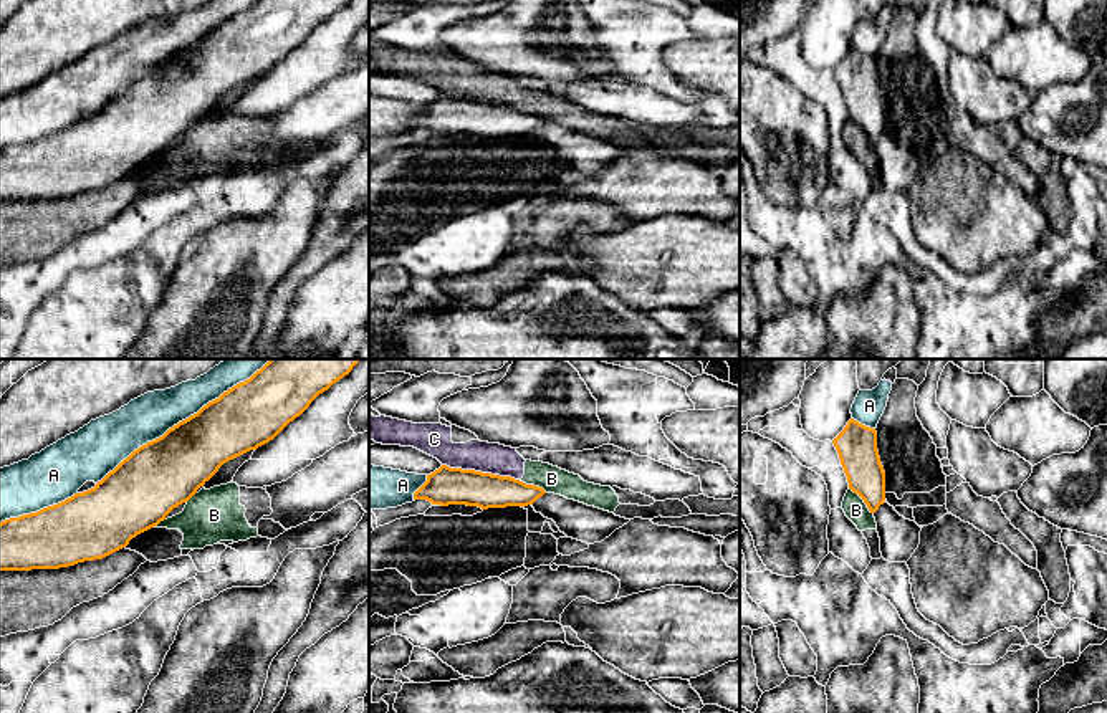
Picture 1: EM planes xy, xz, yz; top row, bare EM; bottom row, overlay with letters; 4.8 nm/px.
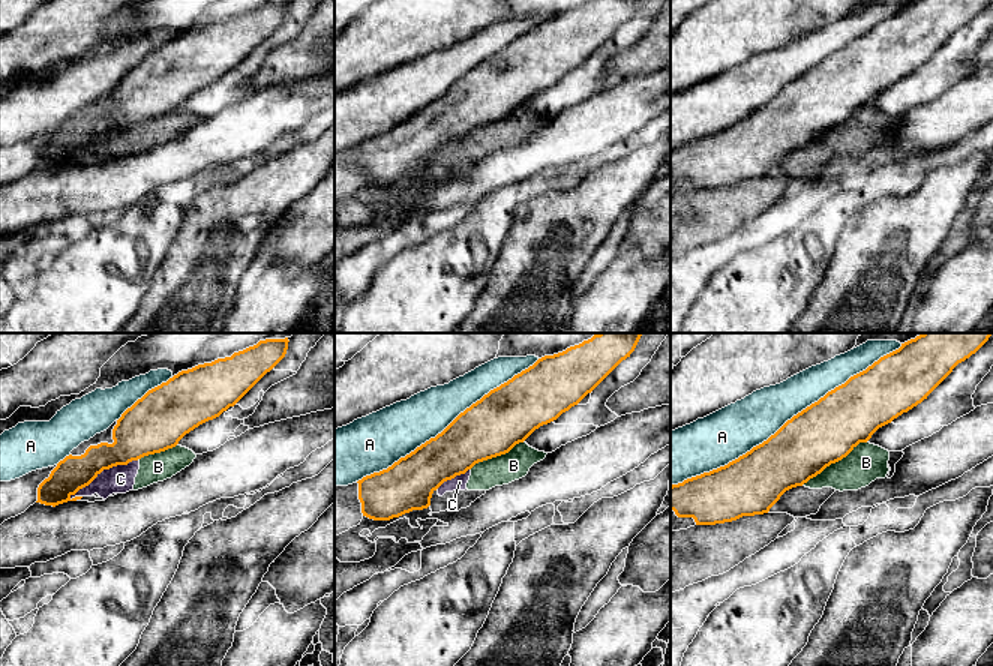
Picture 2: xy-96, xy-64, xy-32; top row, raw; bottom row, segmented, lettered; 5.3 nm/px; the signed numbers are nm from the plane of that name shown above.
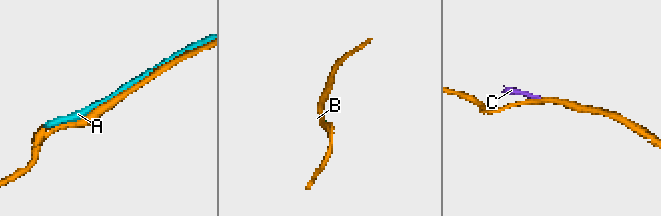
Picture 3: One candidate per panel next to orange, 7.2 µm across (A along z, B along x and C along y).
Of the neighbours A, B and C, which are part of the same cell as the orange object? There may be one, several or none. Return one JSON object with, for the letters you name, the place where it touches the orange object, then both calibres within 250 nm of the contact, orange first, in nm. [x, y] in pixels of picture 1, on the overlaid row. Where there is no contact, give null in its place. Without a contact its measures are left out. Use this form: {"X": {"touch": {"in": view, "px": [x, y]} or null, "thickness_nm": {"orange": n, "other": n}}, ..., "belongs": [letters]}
{"belongs": []}

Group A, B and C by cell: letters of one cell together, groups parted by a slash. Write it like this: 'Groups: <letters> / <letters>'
Groups: A / B C

